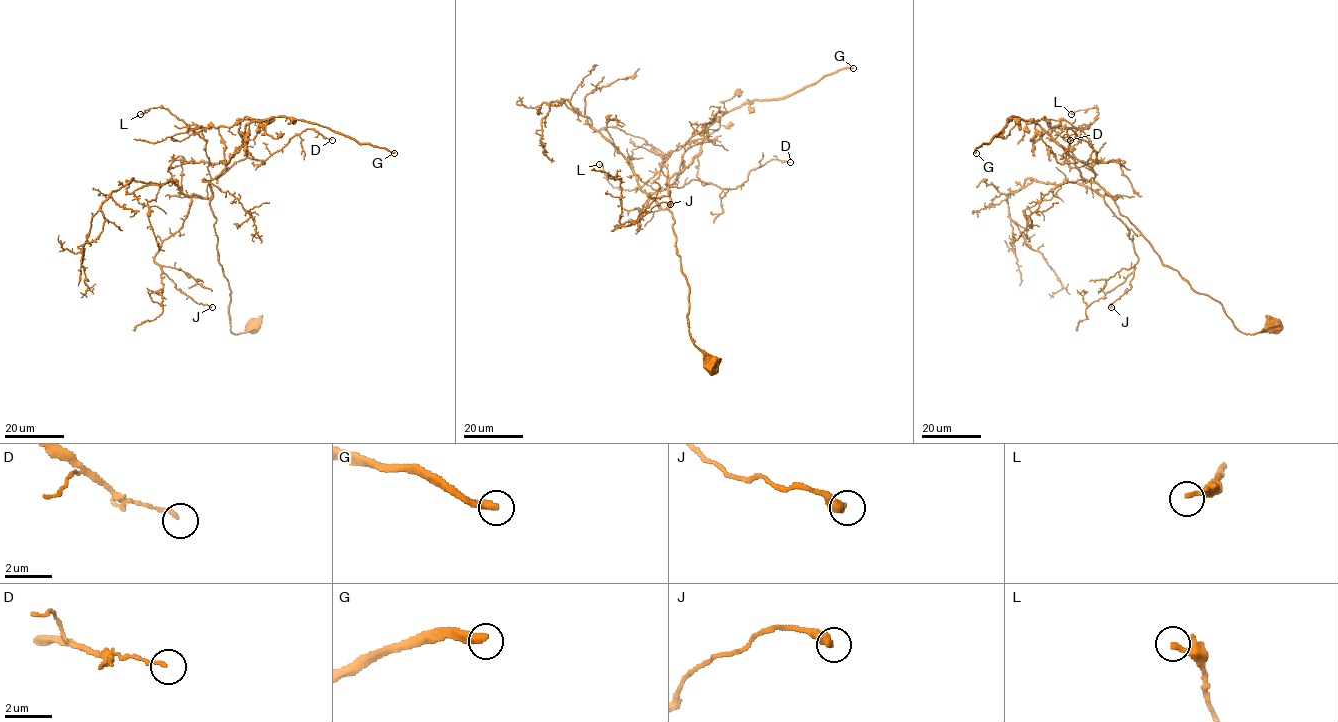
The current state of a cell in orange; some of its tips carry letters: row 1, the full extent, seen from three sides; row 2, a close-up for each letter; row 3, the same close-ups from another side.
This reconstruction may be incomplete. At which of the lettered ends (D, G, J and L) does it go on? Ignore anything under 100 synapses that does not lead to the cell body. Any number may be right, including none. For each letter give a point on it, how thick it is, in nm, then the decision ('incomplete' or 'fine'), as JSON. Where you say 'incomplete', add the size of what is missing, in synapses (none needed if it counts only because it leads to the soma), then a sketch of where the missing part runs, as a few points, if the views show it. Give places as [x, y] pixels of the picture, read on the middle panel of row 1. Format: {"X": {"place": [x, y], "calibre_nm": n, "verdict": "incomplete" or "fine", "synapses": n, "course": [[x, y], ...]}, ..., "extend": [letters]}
{"D": {"place": [790, 162], "calibre_nm": 160, "verdict": "fine"}, "G": {"place": [853, 68], "calibre_nm": 360, "verdict": "incomplete", "synapses": 500}, "J": {"place": [670, 204], "calibre_nm": 440, "verdict": "fine"}, "L": {"place": [599, 164], "calibre_nm": 200, "verdict": "fine"}, "extend": ["G"]}

